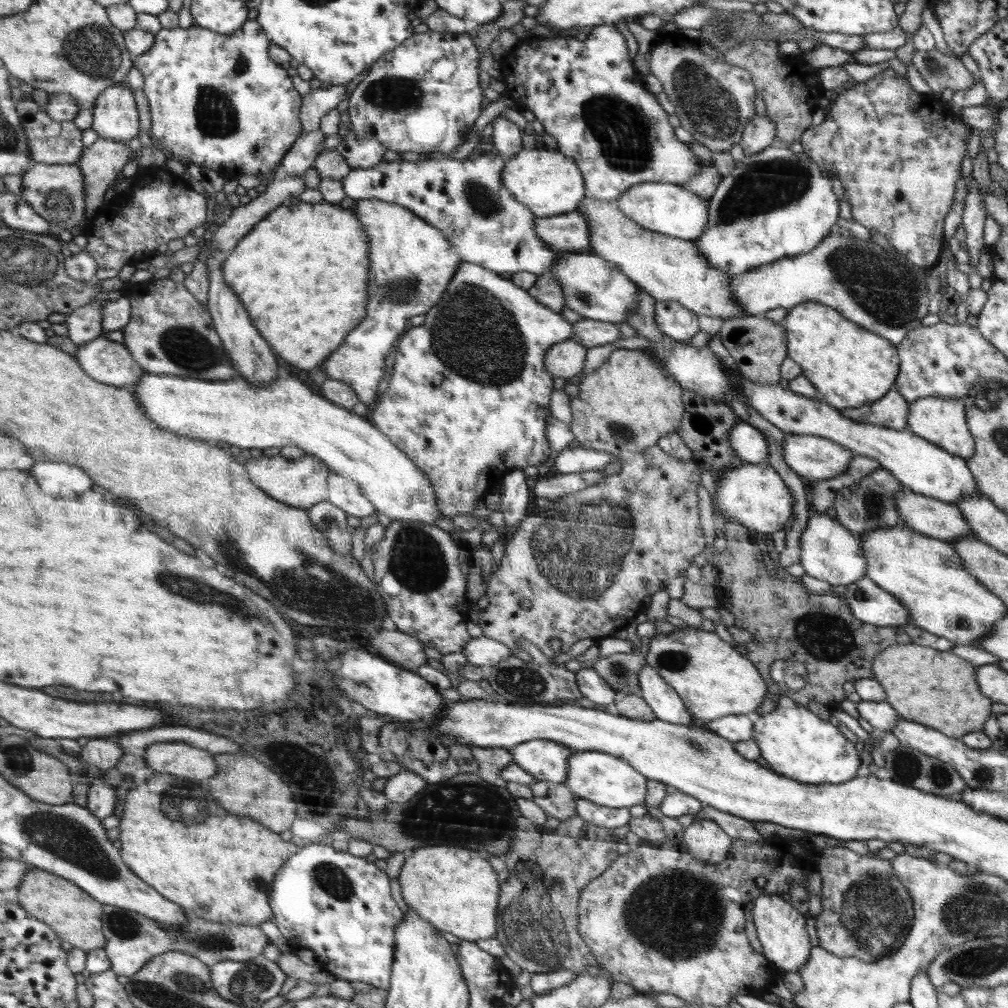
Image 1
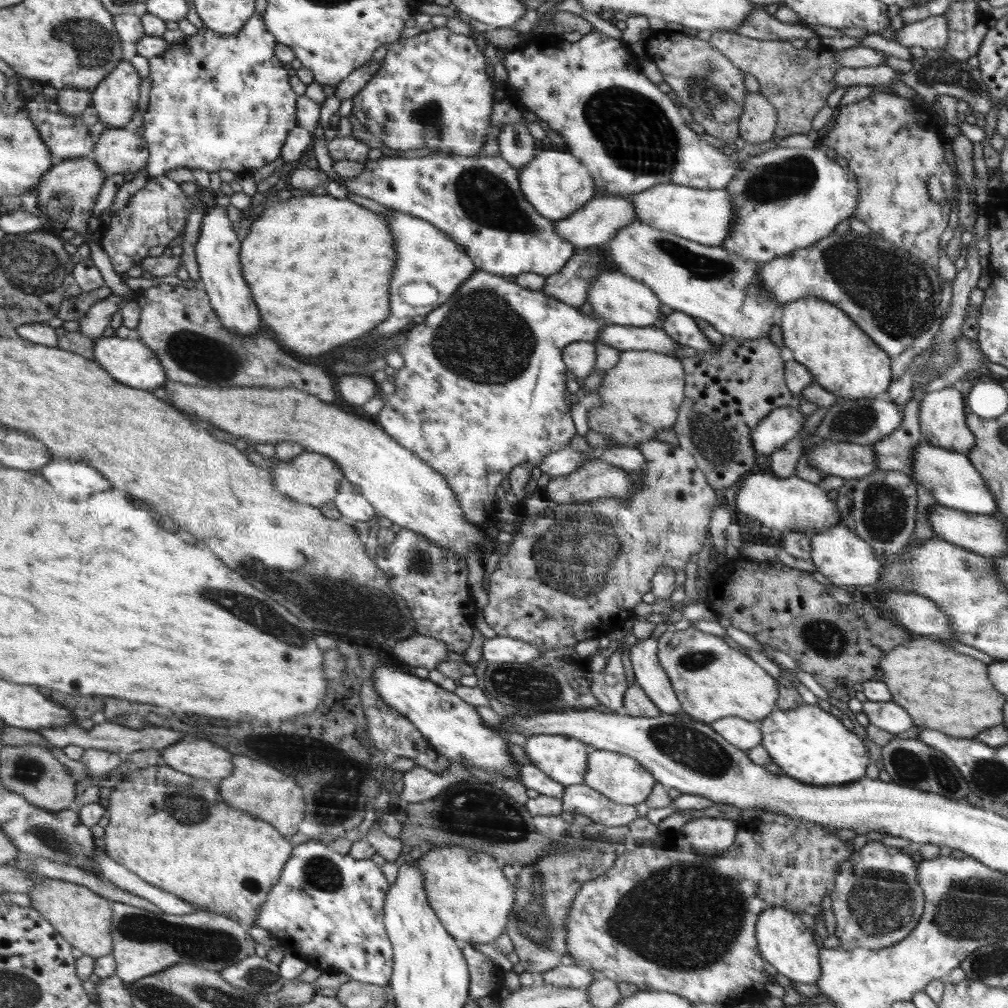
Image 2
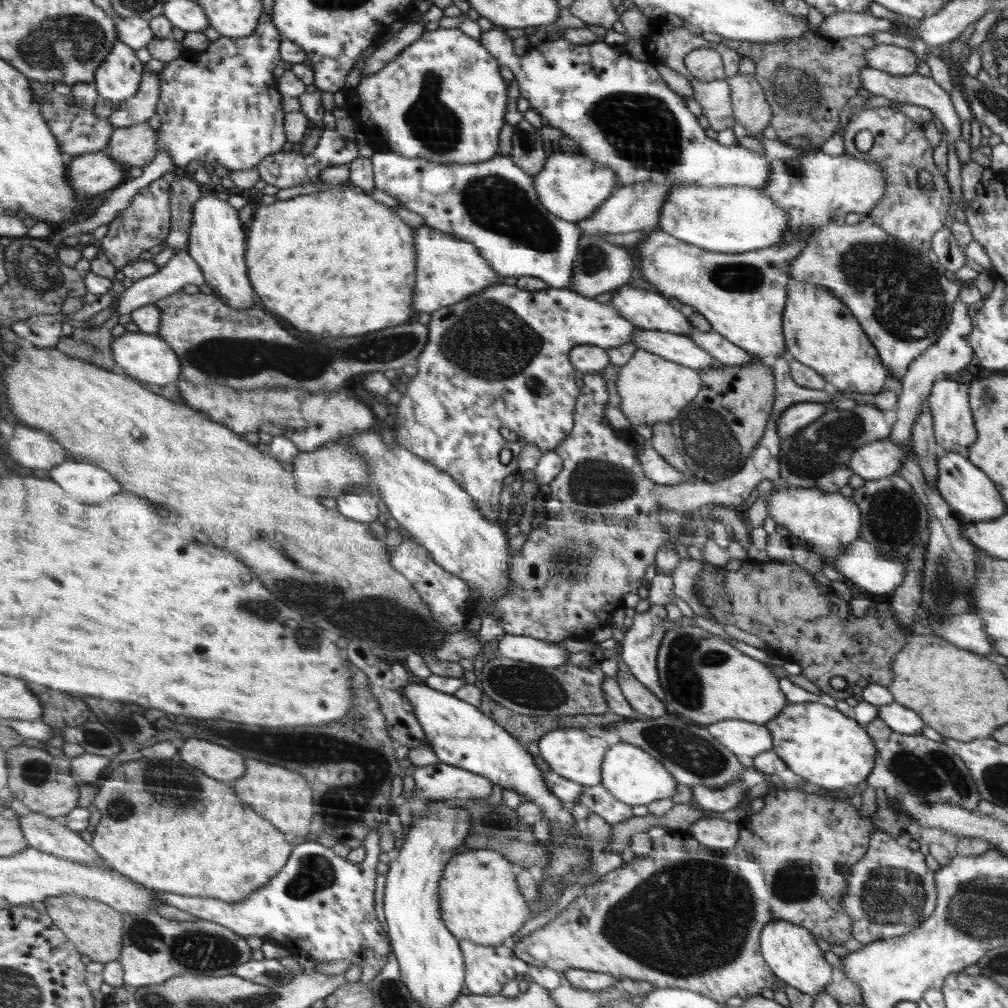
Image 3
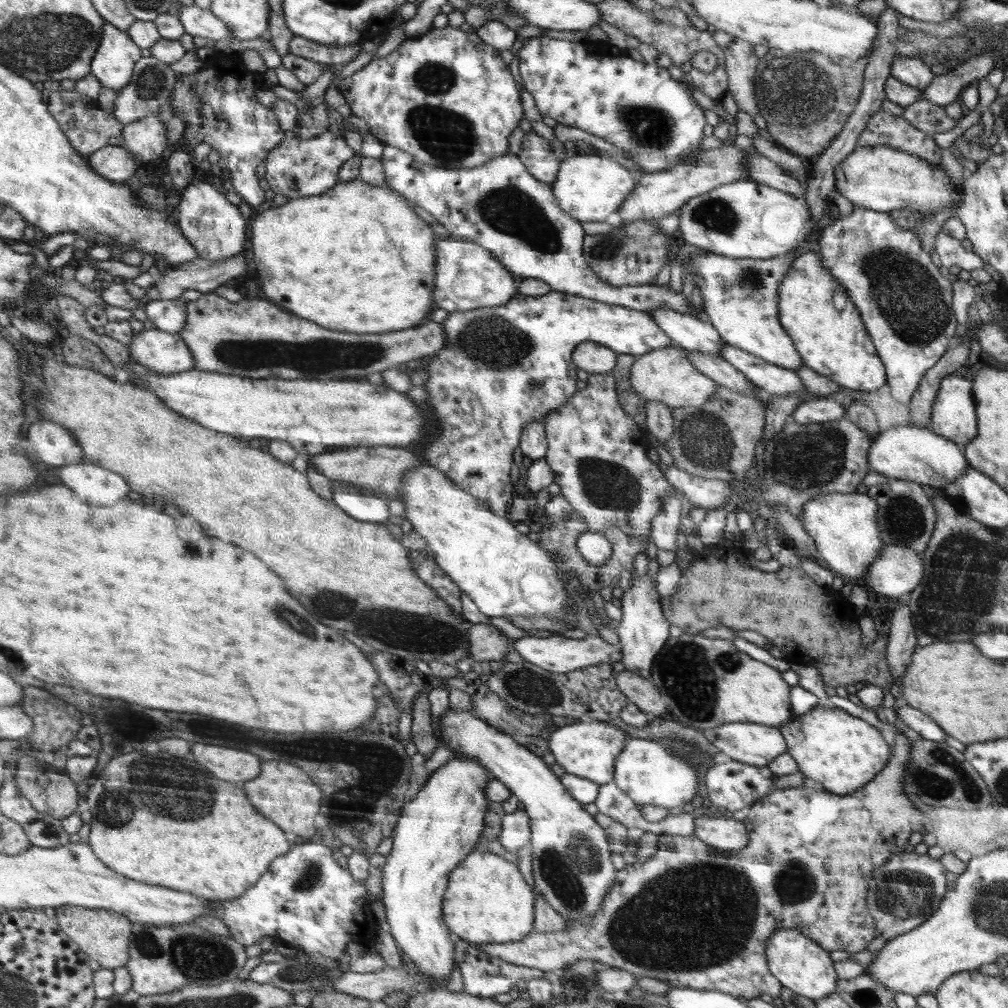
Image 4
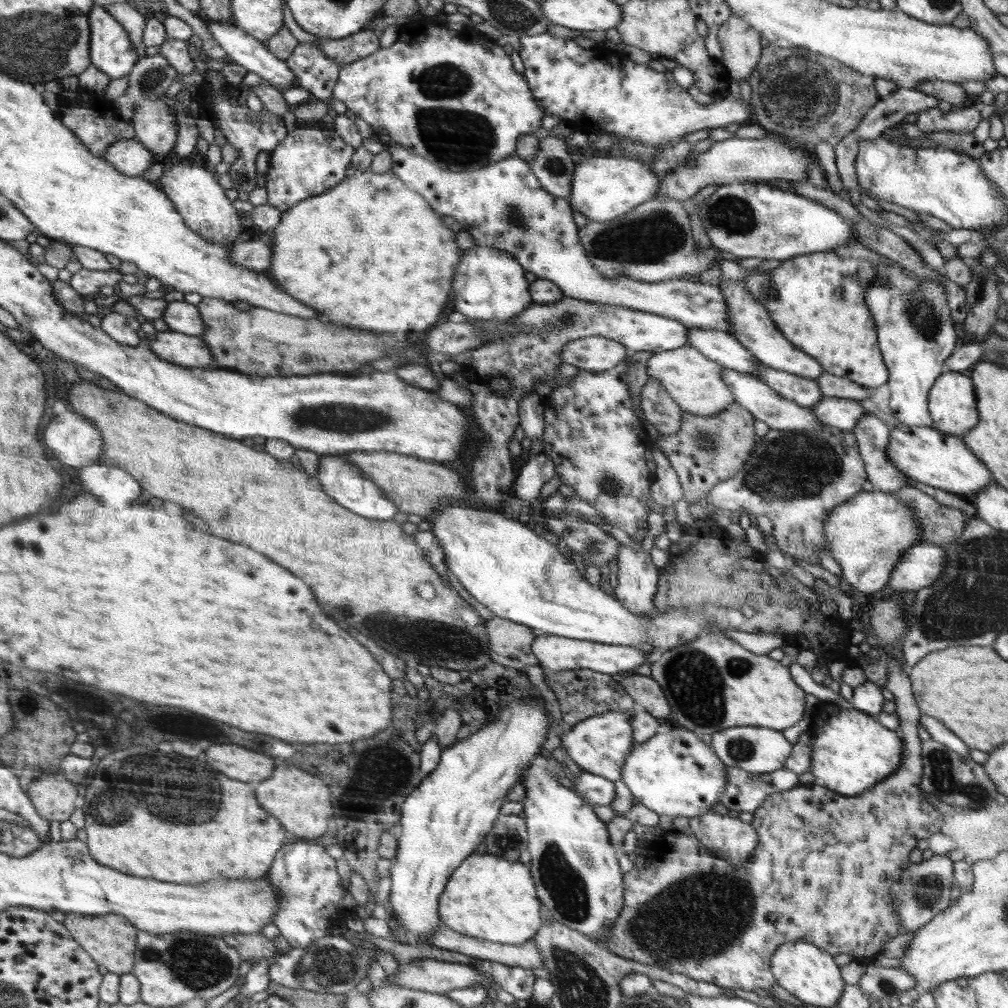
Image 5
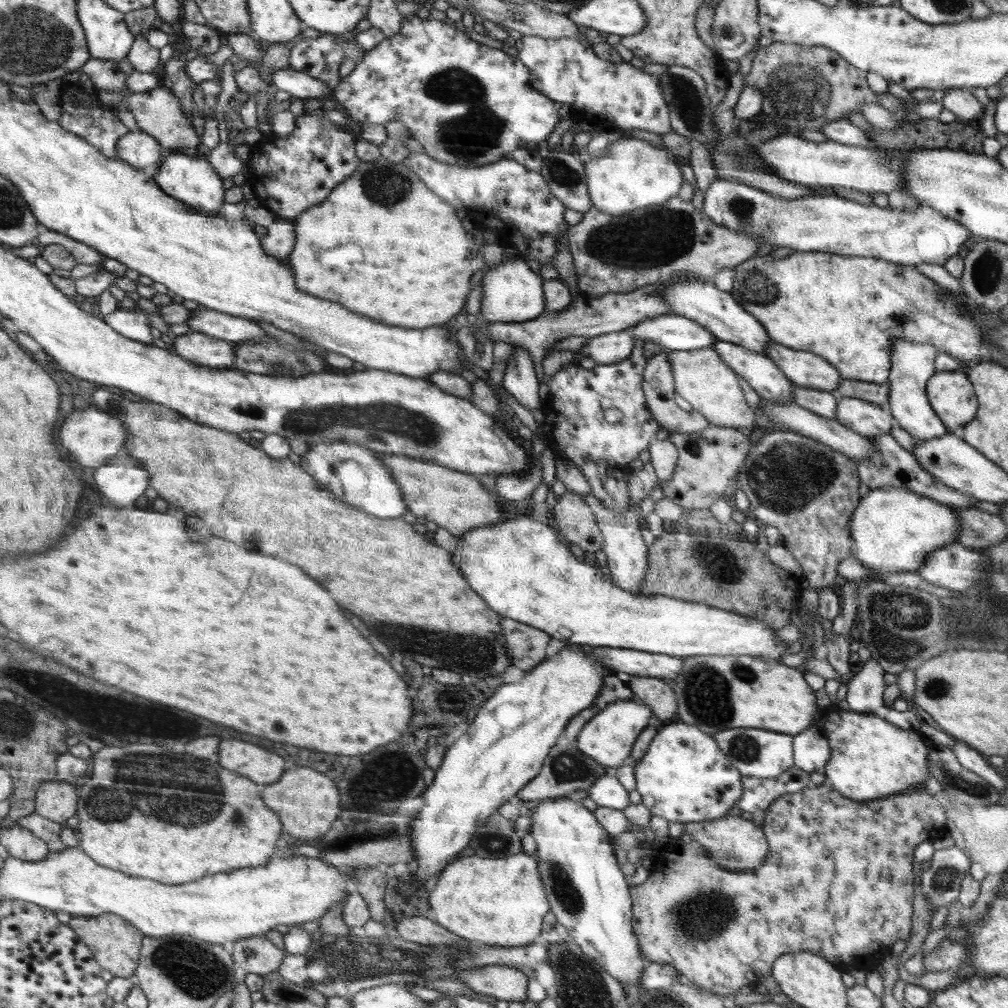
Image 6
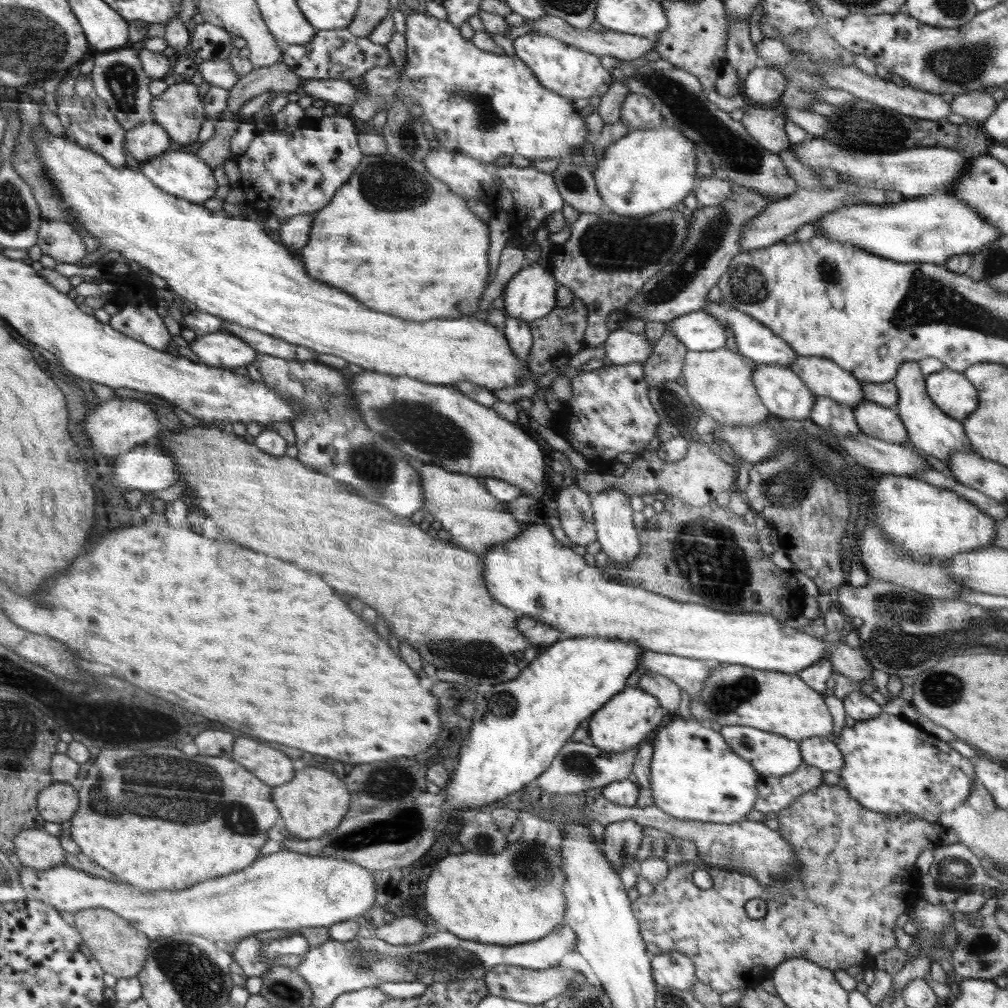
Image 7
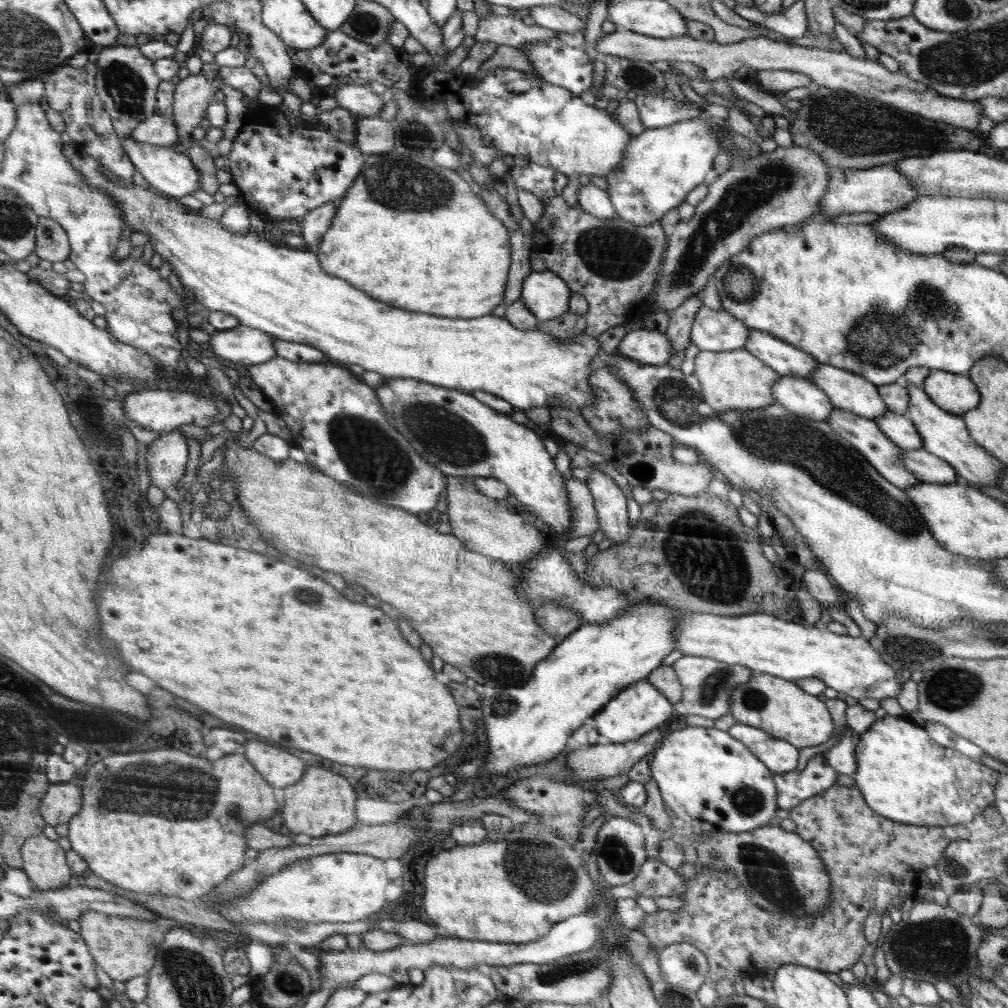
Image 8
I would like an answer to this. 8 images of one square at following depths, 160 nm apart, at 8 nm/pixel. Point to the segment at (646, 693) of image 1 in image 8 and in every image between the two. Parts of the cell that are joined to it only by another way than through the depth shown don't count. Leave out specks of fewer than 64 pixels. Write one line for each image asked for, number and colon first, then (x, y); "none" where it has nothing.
2: (649, 674)
3: (640, 647)
4: (643, 631)
5: (637, 577)
6: (627, 556)
7: (617, 536)
8: (610, 502)

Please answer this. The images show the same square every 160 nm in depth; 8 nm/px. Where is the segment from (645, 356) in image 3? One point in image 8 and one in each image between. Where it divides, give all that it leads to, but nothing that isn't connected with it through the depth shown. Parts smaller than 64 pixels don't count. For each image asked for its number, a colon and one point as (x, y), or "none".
4: (668, 376)
5: (694, 381)
6: (701, 377)
7: (721, 383)
8: (737, 379)

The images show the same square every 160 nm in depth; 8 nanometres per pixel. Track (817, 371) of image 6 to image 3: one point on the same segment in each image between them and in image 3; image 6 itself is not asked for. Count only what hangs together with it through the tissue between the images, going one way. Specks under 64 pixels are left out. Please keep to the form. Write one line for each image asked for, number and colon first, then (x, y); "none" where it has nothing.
3: (743, 295)
4: (741, 296)
5: (753, 326)

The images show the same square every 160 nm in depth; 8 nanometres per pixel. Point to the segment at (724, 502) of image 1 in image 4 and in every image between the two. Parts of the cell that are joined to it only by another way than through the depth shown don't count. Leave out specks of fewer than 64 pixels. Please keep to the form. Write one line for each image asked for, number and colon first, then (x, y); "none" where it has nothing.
2: (789, 505)
3: (829, 521)
4: (845, 527)

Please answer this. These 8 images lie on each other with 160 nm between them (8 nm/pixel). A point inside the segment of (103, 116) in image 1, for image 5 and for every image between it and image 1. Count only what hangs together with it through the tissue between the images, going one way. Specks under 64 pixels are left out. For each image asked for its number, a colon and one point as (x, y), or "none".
2: (117, 98)
3: (119, 79)
4: (115, 64)
5: (113, 51)

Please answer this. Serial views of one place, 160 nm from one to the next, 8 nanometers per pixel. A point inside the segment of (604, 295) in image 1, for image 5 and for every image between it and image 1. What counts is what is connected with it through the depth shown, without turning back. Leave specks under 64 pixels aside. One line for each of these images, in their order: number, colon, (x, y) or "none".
2: (620, 299)
3: (648, 309)
4: (695, 334)
5: (729, 351)

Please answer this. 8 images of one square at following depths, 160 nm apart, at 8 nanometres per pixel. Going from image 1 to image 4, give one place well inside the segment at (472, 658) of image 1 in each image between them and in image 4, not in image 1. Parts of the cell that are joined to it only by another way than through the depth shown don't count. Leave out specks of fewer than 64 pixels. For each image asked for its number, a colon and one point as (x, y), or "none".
2: (501, 648)
3: (520, 648)
4: (557, 653)

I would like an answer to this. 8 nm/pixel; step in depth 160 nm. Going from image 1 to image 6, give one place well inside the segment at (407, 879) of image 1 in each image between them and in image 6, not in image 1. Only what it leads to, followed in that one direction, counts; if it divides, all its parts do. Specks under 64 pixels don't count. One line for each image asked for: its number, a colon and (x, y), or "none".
2: (474, 901)
3: (481, 902)
4: (488, 901)
5: (494, 899)
6: (502, 901)

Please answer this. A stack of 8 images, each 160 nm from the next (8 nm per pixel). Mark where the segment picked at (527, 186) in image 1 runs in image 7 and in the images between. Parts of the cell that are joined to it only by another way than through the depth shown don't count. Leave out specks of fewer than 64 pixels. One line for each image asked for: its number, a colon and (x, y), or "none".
2: (557, 183)
3: (571, 187)
4: (589, 188)
5: (603, 188)
6: (633, 174)
7: (646, 171)

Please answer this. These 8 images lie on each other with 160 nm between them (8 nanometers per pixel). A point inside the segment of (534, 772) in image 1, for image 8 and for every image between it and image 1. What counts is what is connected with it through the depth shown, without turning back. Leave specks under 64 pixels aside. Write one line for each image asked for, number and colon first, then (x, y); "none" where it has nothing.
2: (563, 758)
3: (572, 753)
4: (589, 749)
5: (600, 745)
6: (608, 737)
7: (632, 714)
8: (633, 712)

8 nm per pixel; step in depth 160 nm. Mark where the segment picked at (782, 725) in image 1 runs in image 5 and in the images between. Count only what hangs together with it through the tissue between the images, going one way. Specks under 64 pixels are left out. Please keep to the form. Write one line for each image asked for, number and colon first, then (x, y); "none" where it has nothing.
2: (806, 743)
3: (815, 741)
4: (841, 752)
5: (851, 752)

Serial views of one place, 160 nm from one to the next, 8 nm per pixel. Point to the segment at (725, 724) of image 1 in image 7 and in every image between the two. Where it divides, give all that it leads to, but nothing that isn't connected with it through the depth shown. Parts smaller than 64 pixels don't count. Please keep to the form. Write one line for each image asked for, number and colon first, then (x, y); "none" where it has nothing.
2: (745, 734)
3: (743, 738)
4: (757, 744)
5: (756, 749)
6: (757, 752)
7: (772, 755)

